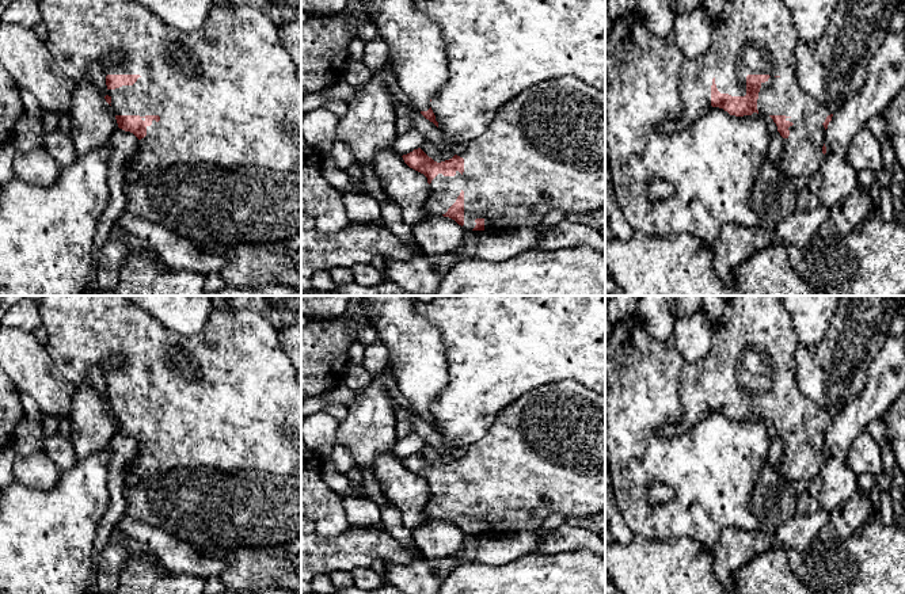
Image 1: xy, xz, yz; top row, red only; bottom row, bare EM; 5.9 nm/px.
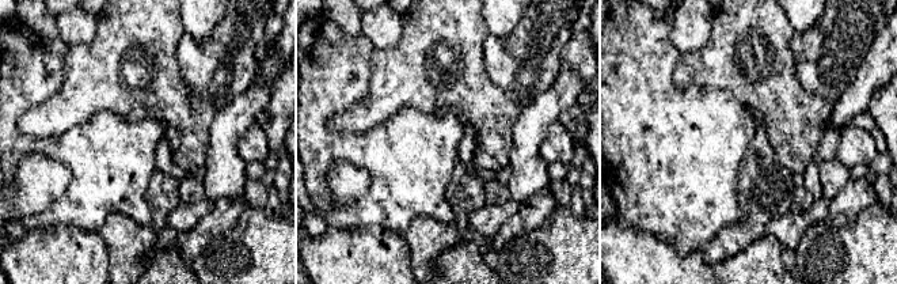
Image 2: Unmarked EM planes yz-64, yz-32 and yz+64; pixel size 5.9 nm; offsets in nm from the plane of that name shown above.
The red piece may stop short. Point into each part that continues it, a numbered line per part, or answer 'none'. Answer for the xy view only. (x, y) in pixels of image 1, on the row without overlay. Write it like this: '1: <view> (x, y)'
1: xy (228, 398)

